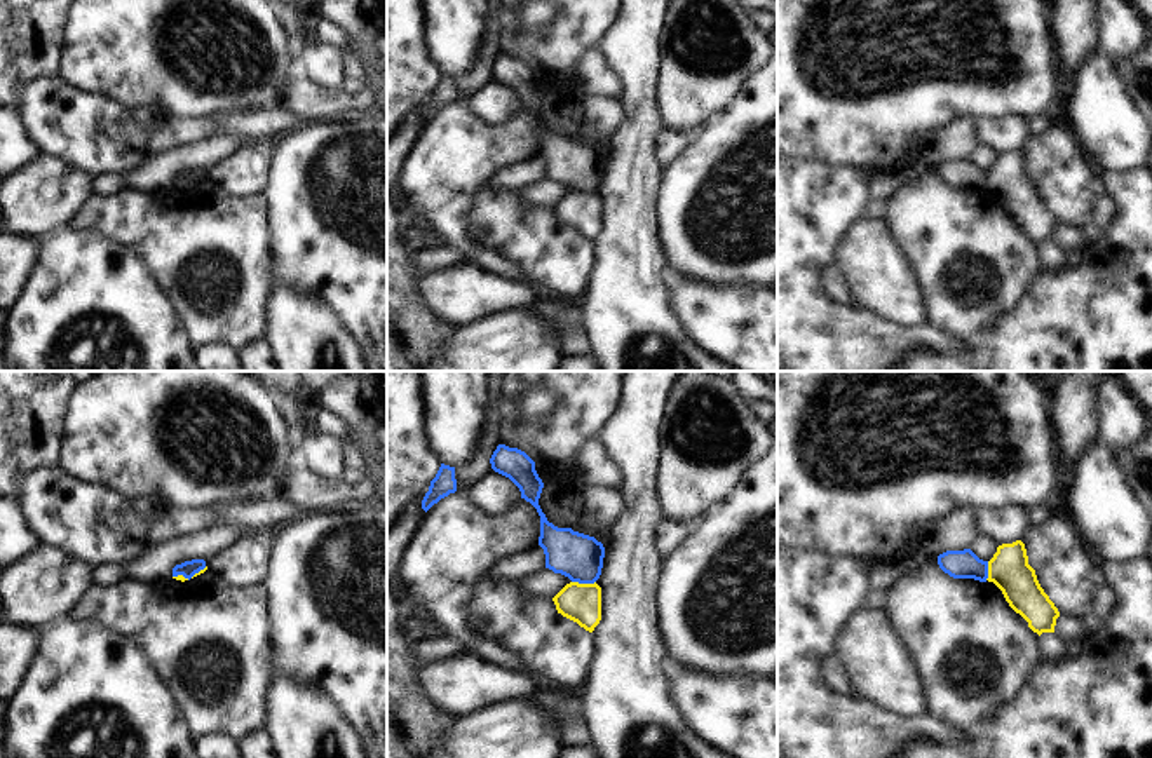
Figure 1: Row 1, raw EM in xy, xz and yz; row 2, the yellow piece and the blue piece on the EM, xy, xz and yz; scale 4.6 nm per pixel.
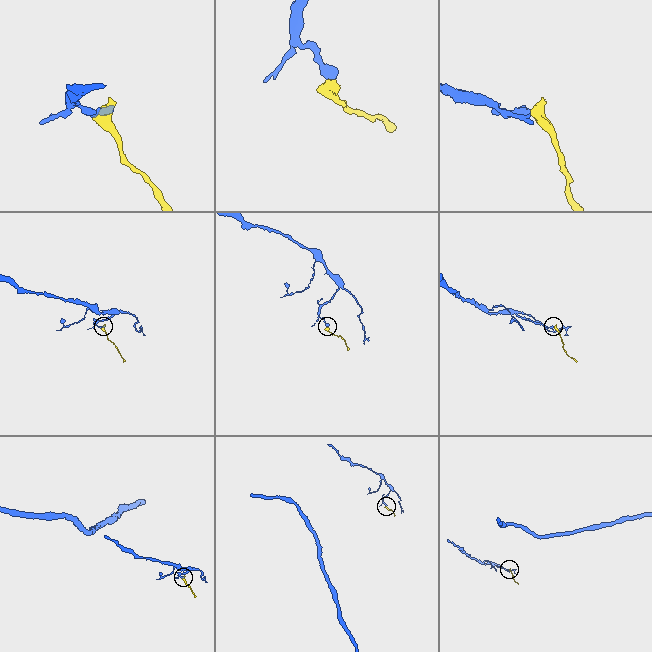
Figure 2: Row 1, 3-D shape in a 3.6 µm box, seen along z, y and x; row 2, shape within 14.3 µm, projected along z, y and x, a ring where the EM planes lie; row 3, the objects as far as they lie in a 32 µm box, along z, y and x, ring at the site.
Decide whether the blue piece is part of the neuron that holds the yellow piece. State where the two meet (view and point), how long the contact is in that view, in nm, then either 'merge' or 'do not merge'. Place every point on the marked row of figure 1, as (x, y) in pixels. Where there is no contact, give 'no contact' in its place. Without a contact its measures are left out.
meets yellow in xz at (584, 584); contact 110 nm long; do not merge

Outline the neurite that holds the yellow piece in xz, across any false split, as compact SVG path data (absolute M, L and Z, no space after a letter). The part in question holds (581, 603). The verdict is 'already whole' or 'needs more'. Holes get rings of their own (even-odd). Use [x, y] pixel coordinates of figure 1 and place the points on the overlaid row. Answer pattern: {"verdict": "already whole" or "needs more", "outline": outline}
{"verdict": "already whole", "outline": "M566 584L552 598L558 613L593 633L601 620L601 587L594 584Z"}

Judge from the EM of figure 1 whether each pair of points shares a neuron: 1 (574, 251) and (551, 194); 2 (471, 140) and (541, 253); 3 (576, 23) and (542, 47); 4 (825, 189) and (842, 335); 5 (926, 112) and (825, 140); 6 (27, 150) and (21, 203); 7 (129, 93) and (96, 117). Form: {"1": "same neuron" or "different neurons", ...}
{"1": "different neurons", "2": "different neurons", "3": "same neuron", "4": "same neuron", "5": "same neuron", "6": "different neurons", "7": "different neurons"}

